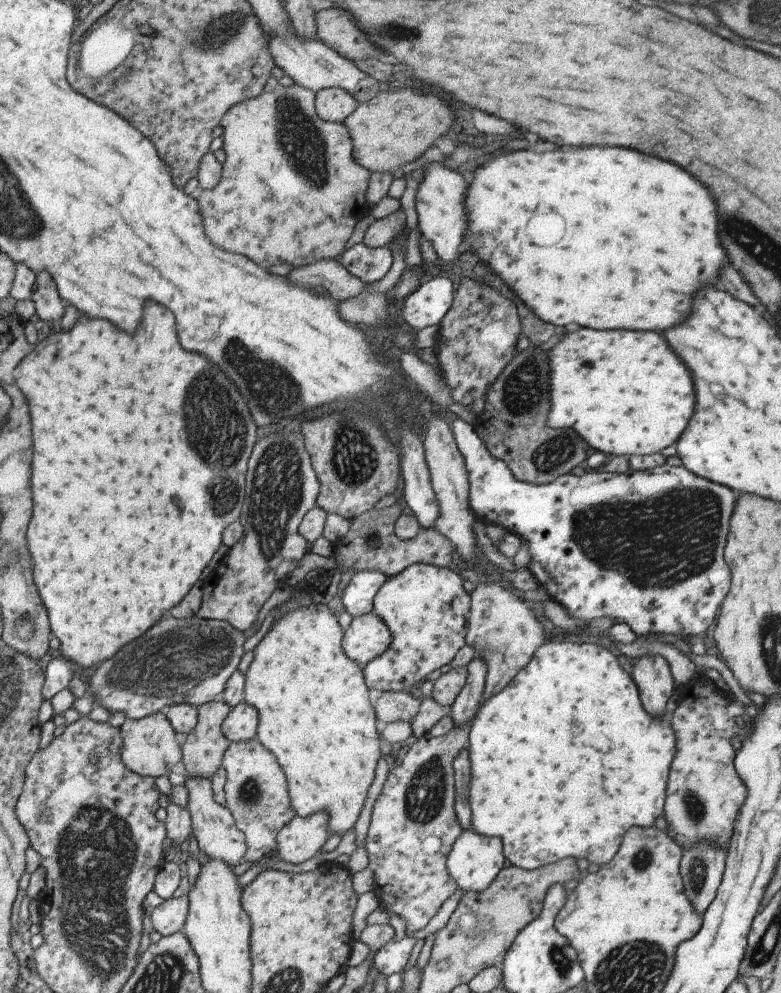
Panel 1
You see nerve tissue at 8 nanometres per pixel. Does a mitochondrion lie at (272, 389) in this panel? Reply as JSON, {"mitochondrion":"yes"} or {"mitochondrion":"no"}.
{"mitochondrion":"yes"}

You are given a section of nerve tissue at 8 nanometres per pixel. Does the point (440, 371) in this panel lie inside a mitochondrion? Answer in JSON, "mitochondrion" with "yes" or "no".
{"mitochondrion":"no"}

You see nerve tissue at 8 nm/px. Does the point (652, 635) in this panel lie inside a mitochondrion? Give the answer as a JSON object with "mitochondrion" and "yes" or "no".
{"mitochondrion":"no"}

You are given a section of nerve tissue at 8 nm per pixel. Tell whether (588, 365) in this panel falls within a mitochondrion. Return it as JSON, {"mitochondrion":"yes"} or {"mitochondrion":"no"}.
{"mitochondrion":"yes"}

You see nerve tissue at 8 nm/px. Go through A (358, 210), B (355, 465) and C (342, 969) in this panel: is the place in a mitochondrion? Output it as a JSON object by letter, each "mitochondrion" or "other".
{"A":"other","B":"mitochondrion","C":"other"}

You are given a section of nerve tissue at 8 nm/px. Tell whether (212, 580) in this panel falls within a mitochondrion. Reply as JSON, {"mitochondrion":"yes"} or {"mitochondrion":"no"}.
{"mitochondrion":"no"}

